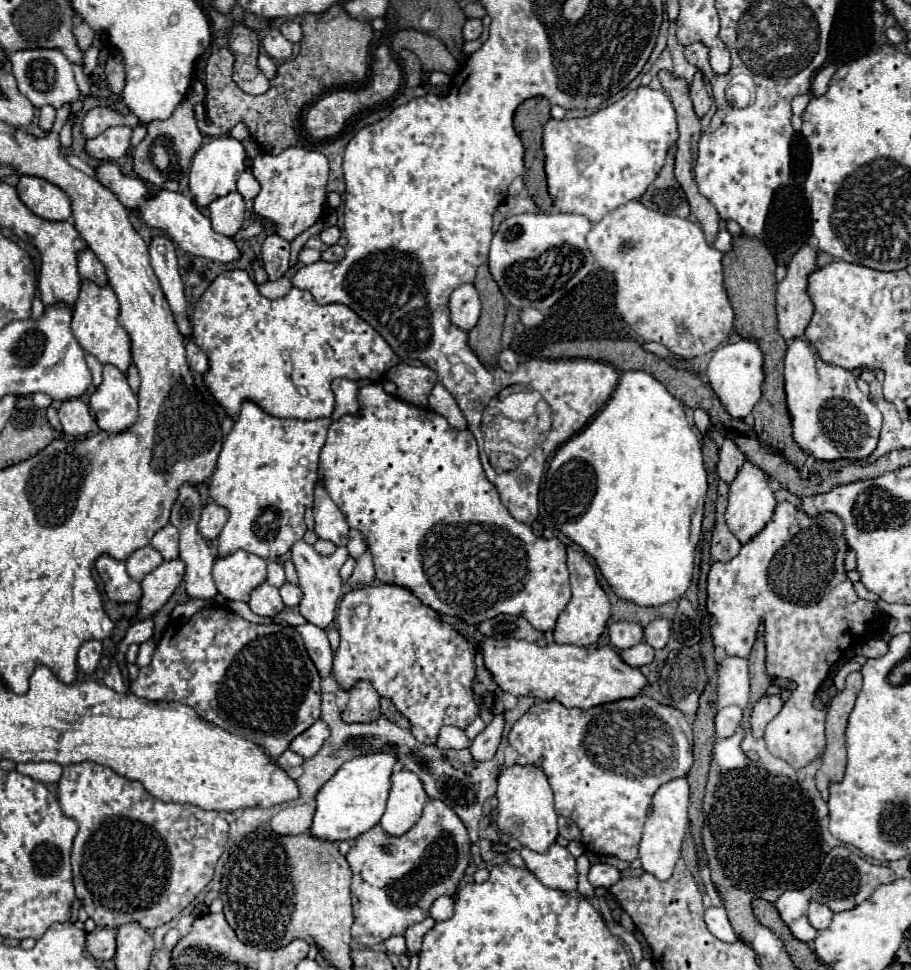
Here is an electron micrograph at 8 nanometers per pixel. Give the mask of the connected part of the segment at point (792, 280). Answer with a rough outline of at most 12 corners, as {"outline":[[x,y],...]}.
{"outline":[[802,245],[778,283],[776,313],[784,339],[802,337],[814,303],[808,277],[816,249]]}

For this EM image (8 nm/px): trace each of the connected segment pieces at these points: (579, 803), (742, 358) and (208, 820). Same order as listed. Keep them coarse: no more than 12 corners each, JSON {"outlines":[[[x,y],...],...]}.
{"outlines":[[[648,695],[514,723],[590,853],[638,857],[656,789],[692,767]],[[750,339],[714,349],[708,383],[732,417],[760,401],[762,349]],[[90,761],[58,801],[76,897],[98,927],[170,923],[228,841]]]}

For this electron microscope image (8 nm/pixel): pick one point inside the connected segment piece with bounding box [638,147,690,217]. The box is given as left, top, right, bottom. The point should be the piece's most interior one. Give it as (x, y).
(665, 195)

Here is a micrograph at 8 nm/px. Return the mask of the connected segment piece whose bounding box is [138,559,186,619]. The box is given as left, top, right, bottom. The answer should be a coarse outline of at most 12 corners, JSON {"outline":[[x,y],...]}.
{"outline":[[182,559],[164,561],[142,581],[138,619],[156,613],[186,571]]}

